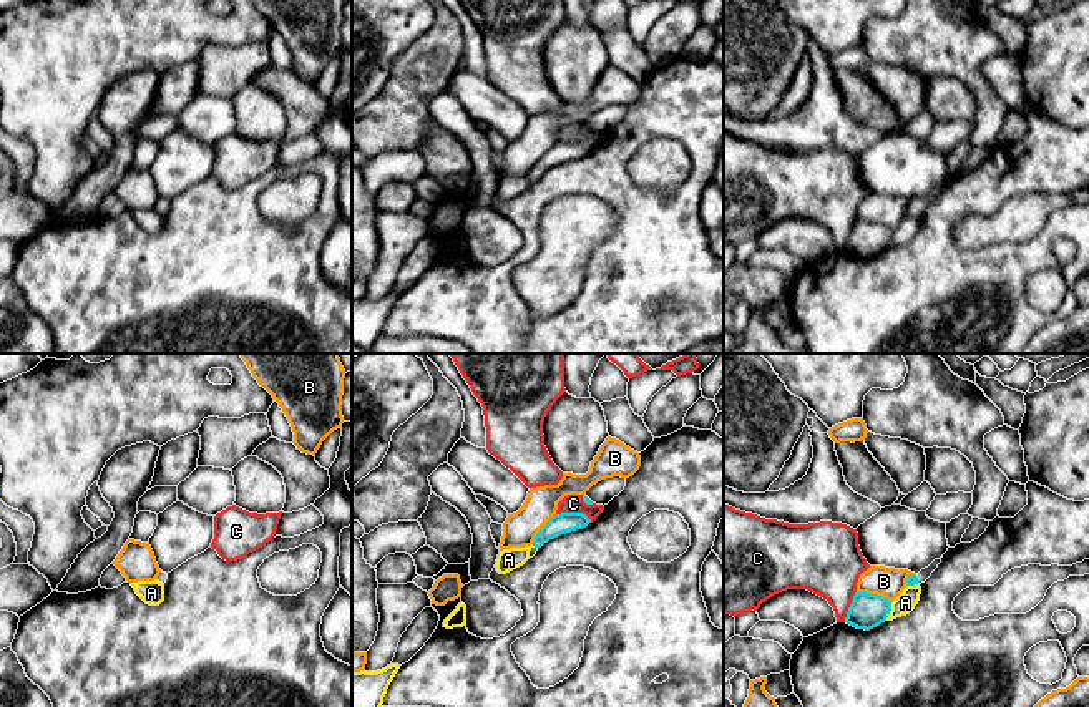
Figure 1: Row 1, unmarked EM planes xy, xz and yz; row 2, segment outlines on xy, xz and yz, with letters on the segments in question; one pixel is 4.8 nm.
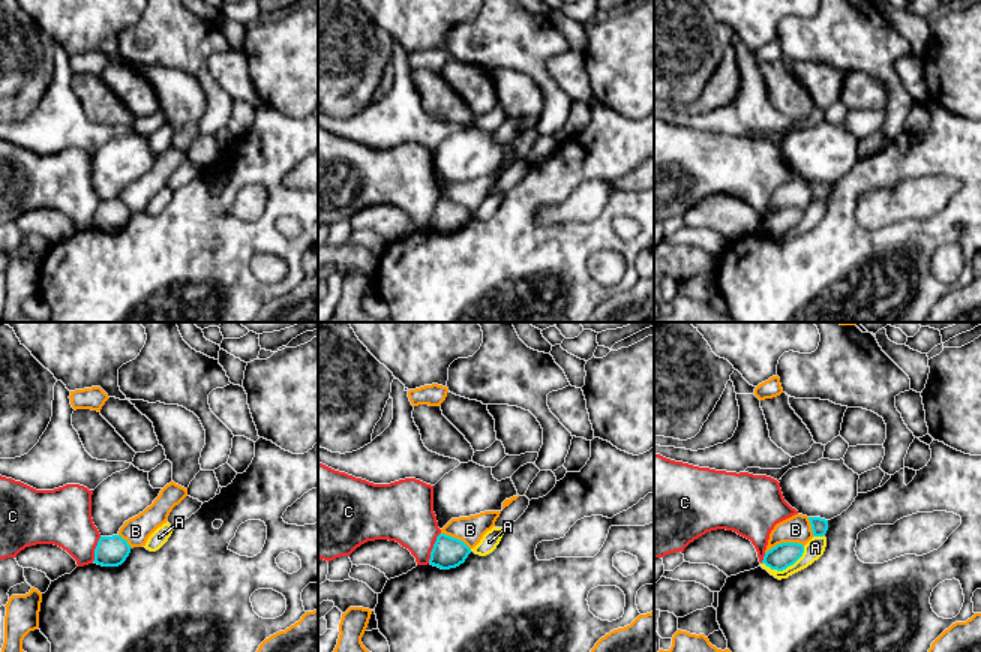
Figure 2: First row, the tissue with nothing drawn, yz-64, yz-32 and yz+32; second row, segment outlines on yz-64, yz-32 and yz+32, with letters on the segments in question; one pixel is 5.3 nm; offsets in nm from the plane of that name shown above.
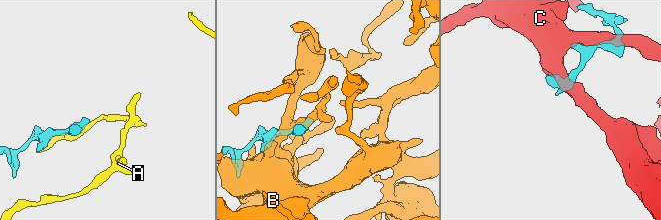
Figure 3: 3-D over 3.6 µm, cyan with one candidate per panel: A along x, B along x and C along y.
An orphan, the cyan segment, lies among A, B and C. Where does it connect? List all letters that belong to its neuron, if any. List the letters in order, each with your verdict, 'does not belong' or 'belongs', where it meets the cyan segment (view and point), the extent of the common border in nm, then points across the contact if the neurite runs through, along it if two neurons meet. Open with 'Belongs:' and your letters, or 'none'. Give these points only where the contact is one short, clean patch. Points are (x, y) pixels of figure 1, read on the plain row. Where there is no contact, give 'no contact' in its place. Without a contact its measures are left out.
Belongs: none
A: does not belong; contact yz (890, 238); length 90 nm
B: does not belong; contact yz (875, 223); length 180 nm
C: does not belong; contact xz (575, 141); length 180 nm

